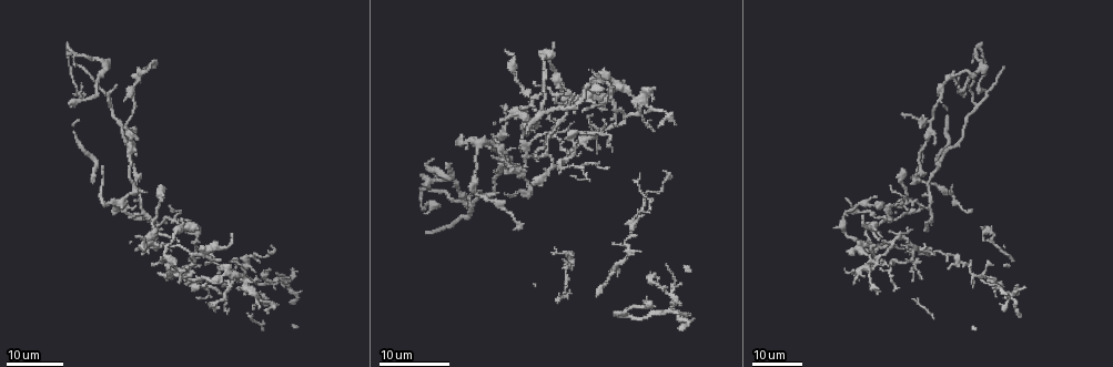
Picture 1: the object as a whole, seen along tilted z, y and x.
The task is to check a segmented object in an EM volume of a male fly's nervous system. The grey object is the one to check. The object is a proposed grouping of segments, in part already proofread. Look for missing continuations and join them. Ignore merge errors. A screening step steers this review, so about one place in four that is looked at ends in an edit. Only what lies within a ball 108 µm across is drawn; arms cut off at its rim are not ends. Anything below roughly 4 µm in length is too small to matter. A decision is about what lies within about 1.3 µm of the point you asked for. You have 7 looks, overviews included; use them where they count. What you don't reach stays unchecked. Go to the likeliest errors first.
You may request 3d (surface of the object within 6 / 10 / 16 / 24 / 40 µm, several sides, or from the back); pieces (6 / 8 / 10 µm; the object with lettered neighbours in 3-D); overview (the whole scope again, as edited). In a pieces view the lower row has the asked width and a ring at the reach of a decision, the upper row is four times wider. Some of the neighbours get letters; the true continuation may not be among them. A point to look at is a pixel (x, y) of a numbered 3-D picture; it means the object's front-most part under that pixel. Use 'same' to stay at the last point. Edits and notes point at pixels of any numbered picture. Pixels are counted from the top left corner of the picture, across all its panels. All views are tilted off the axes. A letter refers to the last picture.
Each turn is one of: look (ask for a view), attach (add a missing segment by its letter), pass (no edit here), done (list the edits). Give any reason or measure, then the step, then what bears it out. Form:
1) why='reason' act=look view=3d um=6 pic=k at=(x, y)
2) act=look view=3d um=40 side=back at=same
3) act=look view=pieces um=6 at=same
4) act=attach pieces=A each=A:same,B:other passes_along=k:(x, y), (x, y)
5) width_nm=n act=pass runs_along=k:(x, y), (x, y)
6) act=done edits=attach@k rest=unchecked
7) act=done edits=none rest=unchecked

why='branch stops here' act=look view=3d um=24 pic=1 at=(116, 86)

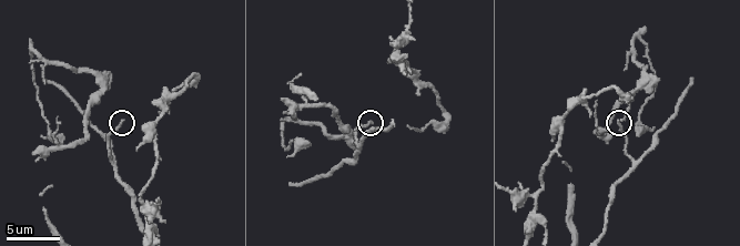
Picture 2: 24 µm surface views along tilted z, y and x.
act=look view=pieces um=10 pic=2 at=(372, 124)

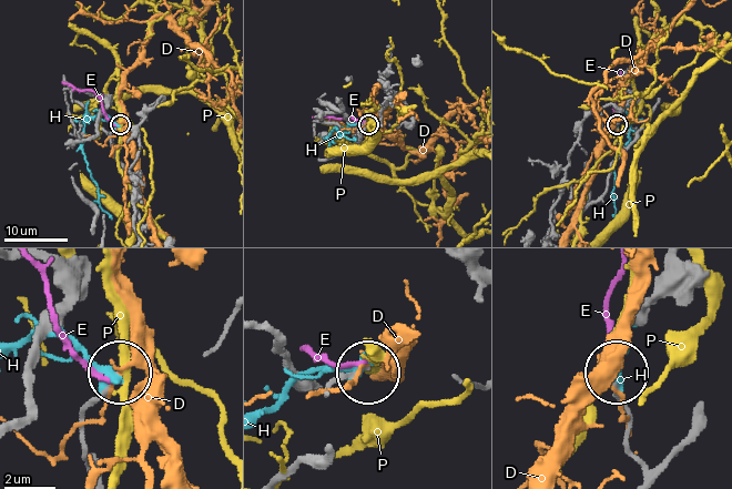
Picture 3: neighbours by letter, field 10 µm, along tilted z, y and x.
act=pass each=D:other,E:other,H:other,P:other found='no lettered segment goes on from it'

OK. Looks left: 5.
act=look view=3d um=16 pic=1 at=(132, 126)

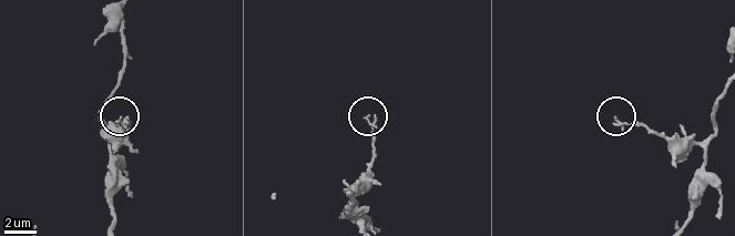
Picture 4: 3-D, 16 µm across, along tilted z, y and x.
act=look view=pieces um=6 pic=4 at=(119, 122)

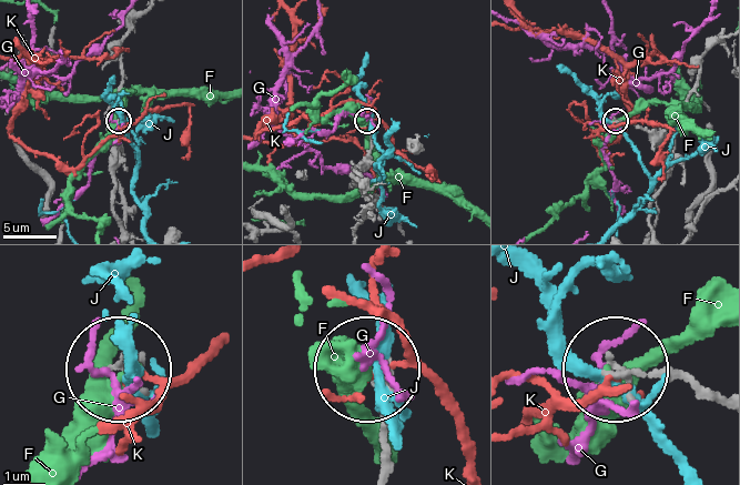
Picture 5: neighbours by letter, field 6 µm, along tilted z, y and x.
width_nm=100 act=pass each=F:other,G:other,J:other,K:other found='no lettered segment goes on from it'

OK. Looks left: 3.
act=look view=3d um=24 pic=1 at=(159, 187)

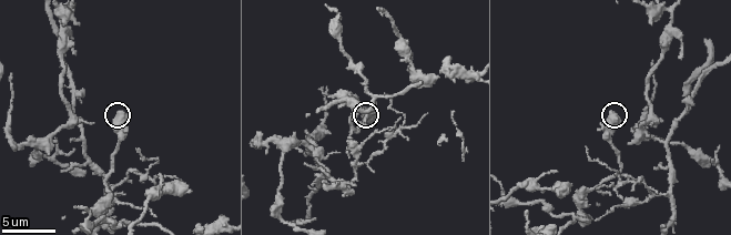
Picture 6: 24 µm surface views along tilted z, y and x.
why='see the neighbours' act=look view=pieces um=6 pic=6 at=(119, 112)

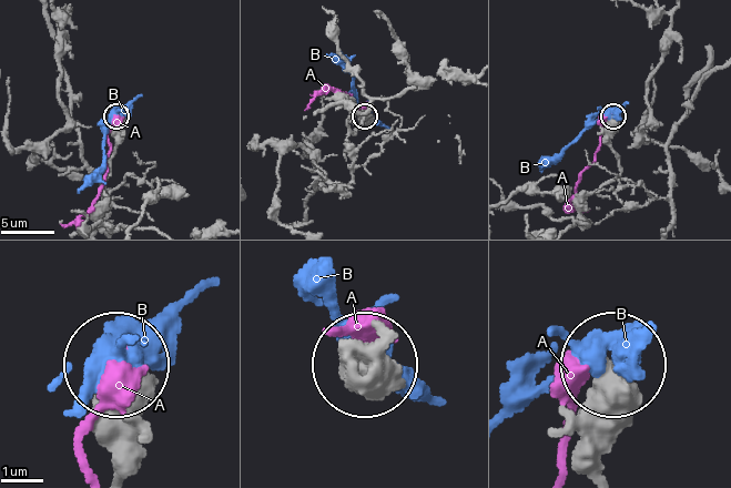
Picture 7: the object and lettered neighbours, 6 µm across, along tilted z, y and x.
act=pass each=A:other,B:other found='none of them fits'

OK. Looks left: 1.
act=done edits=none rest=unchecked

